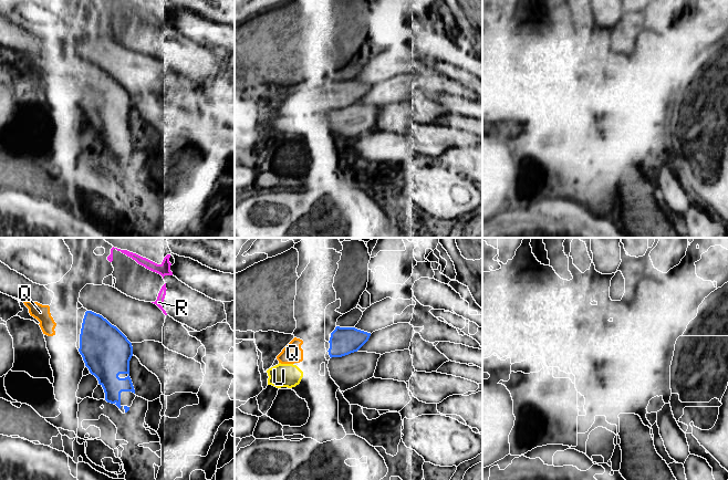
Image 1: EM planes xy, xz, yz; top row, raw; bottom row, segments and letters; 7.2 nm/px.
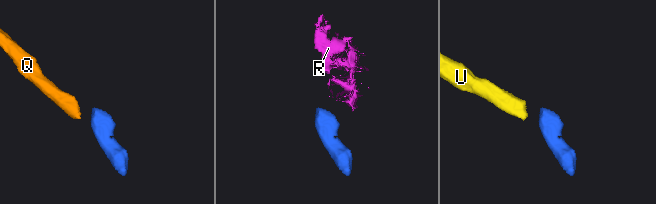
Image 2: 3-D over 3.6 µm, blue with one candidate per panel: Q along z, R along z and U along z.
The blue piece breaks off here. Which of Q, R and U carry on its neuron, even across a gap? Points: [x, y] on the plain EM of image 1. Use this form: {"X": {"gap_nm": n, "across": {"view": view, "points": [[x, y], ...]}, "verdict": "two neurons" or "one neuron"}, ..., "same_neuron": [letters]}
{"Q": {"gap_nm": 180, "across": {"view": "xy", "points": [[80, 86], [54, 86]]}, "verdict": "one neuron"}, "R": {"gap_nm": 320, "across": {"view": "xy", "points": [[121, 84], [152, 54]]}, "verdict": "two neurons"}, "U": {"gap_nm": 220, "across": {"view": "xz", "points": [[330, 108], [302, 124]]}, "verdict": "two neurons"}, "same_neuron": ["Q"]}

